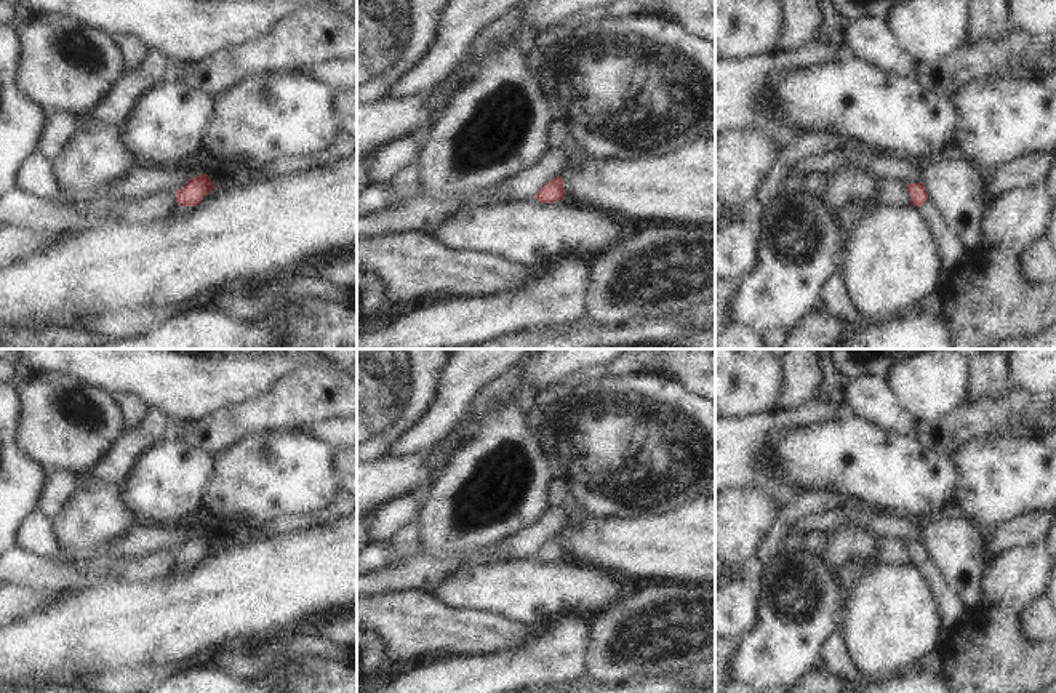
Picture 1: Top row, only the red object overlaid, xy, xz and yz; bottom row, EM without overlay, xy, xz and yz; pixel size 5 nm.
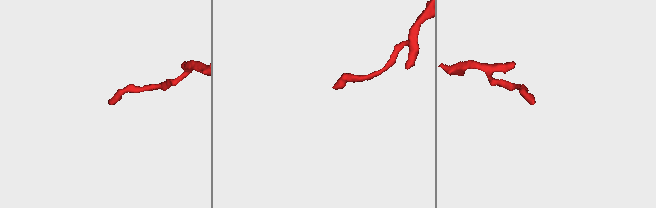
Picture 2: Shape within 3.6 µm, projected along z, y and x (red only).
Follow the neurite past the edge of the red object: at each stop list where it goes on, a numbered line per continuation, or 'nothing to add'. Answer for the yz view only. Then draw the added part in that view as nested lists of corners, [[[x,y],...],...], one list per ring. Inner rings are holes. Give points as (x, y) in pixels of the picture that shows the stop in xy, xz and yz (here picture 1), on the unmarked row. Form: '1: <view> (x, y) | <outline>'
1: yz (952, 612) | [[[928,557],[922,565],[918,565],[918,570],[925,576],[930,589],[939,602],[942,627],[955,629],[965,619],[966,615],[960,597],[939,573],[939,568],[933,559]]]

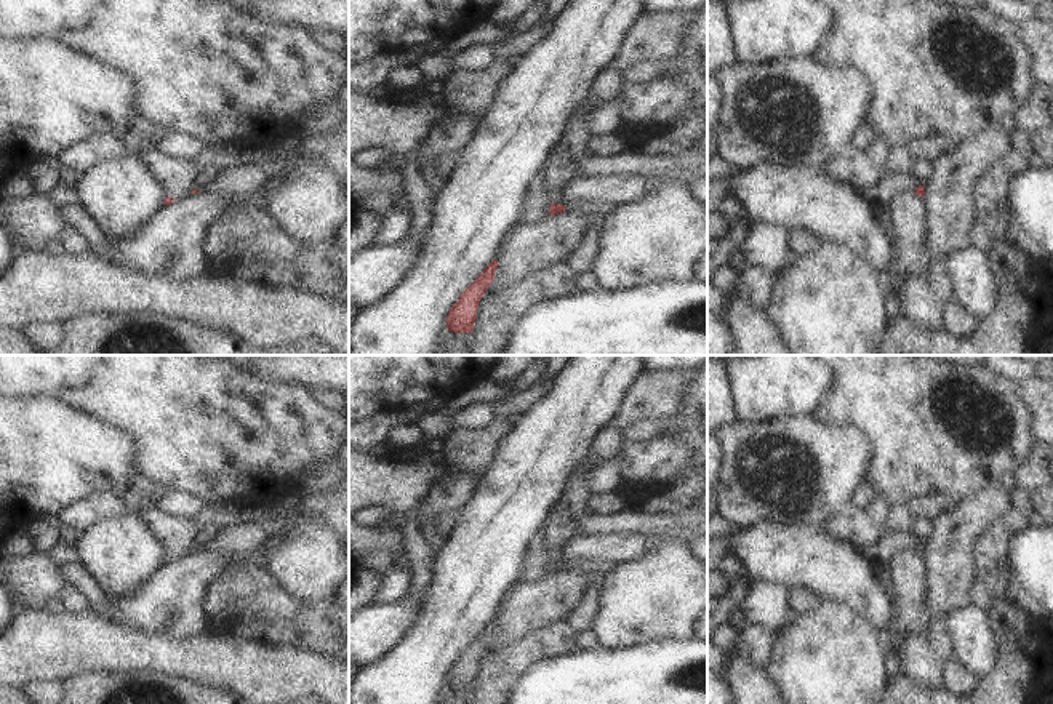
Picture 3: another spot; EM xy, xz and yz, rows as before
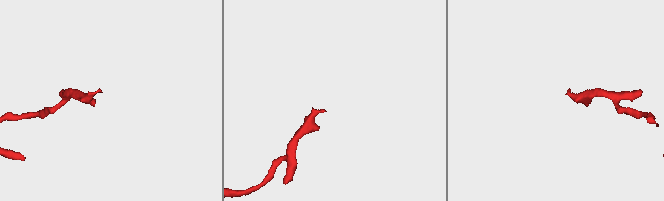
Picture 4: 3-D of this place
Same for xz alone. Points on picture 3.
1: xz (591, 568) | [[[591,560],[567,562],[563,565],[567,571],[575,570],[599,579],[618,566],[611,562],[591,562]]]

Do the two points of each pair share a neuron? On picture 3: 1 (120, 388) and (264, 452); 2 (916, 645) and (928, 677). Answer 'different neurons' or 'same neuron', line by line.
1: same neuron
2: same neuron

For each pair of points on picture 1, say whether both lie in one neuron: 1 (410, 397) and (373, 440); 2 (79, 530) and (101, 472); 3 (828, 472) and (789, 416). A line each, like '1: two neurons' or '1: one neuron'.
1: one neuron
2: two neurons
3: two neurons

